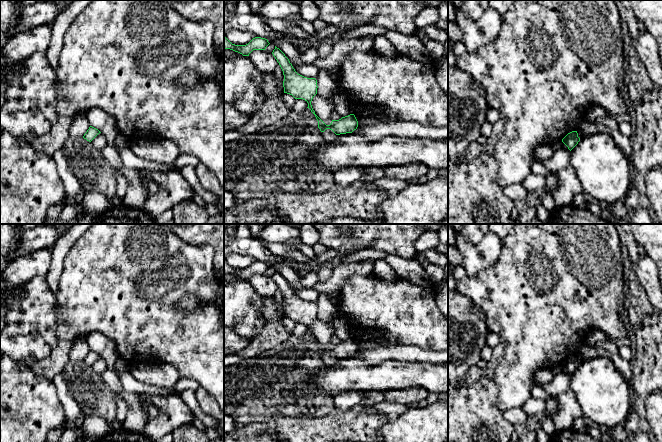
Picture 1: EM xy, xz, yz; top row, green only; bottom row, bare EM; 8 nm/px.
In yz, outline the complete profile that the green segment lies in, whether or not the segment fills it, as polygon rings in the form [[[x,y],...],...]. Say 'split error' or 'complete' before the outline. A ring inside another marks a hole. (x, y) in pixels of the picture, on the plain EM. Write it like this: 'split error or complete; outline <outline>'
complete; outline [[[572,355],[568,357],[563,363],[562,366],[568,371],[568,373],[571,375],[580,365],[580,362],[578,361],[577,355]]]

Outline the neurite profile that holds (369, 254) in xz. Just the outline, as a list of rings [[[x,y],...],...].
[[[364,249],[364,250],[359,250],[357,252],[354,252],[352,254],[345,255],[343,257],[342,263],[348,264],[363,259],[375,261],[379,259],[385,259],[387,255],[388,254],[384,251],[379,251],[375,249]]]

